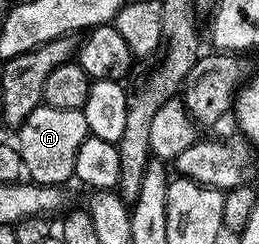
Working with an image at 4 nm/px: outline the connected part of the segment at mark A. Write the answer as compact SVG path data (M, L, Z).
M46 105L33 109L33 113L29 113L29 117L25 117L25 121L17 129L17 146L26 178L46 187L66 184L66 179L74 180L77 149L81 149L81 141L85 141L88 134L87 122L82 111L53 109Z

